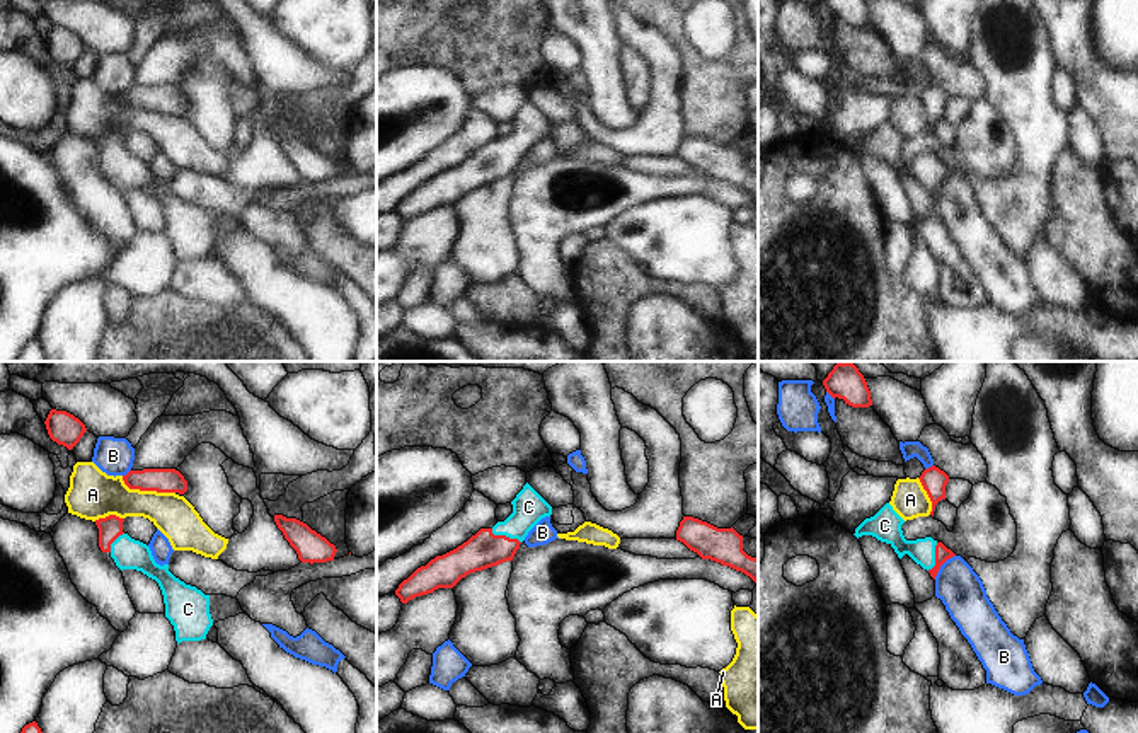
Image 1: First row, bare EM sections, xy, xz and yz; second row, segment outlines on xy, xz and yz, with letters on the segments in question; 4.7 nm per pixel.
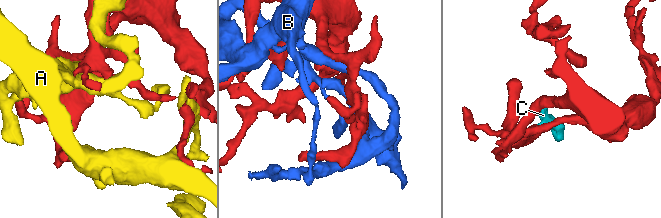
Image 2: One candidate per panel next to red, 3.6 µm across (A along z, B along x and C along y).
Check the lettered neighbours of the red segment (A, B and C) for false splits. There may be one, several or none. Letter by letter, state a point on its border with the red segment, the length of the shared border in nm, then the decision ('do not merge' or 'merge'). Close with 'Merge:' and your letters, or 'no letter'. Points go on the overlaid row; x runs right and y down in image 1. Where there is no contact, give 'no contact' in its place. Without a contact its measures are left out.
A: contact xy (147, 490); length 260 nm; do not merge
B: contact yz (941, 565); length 160 nm; do not merge
C: contact xz (505, 536); length 160 nm; merge
Merge: C

